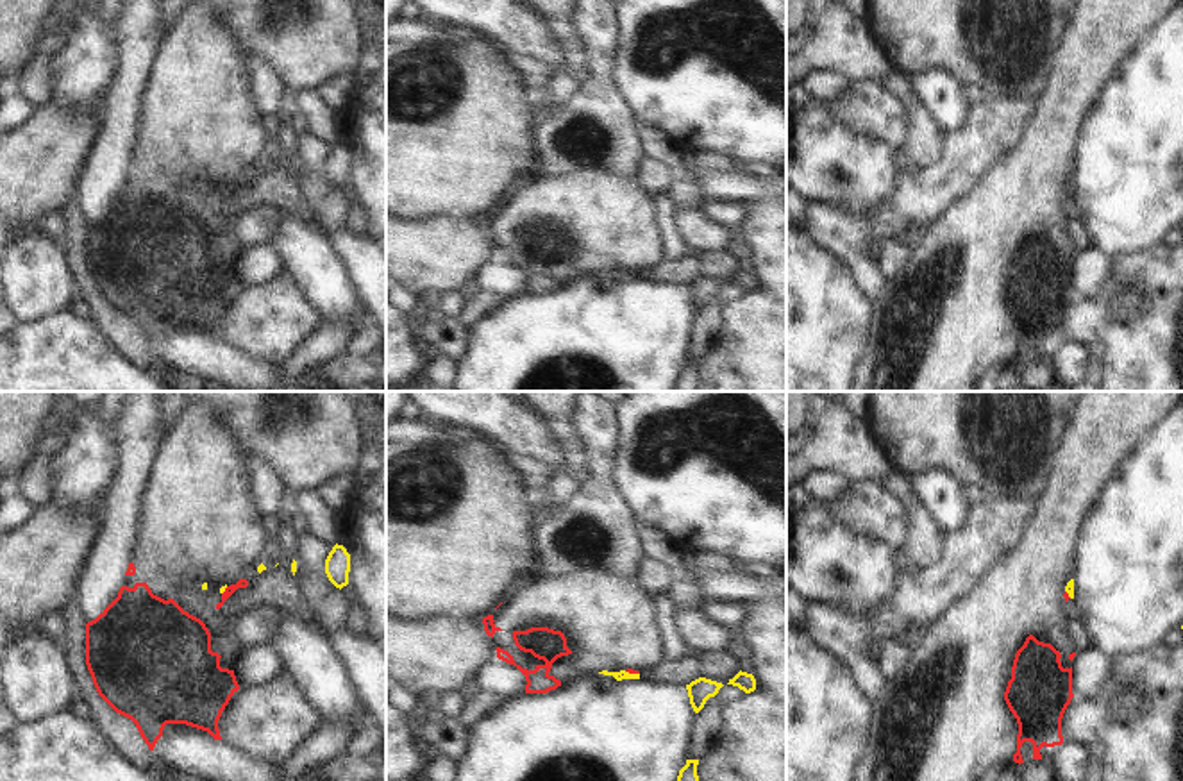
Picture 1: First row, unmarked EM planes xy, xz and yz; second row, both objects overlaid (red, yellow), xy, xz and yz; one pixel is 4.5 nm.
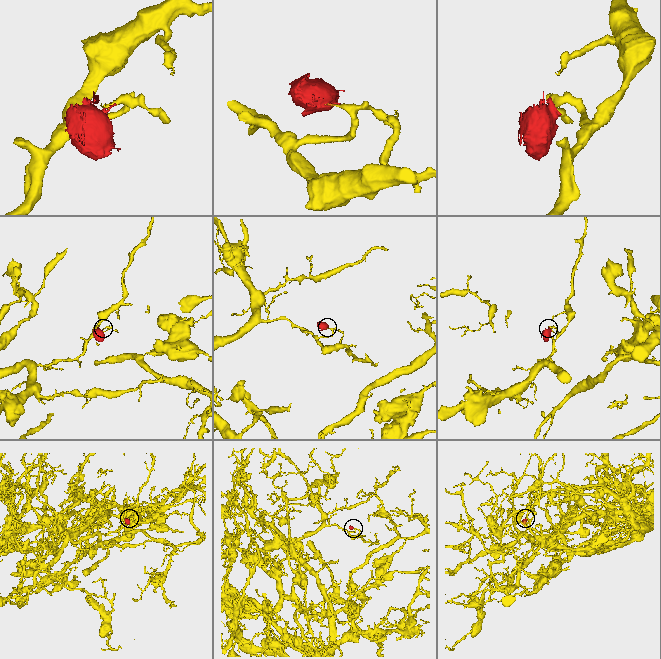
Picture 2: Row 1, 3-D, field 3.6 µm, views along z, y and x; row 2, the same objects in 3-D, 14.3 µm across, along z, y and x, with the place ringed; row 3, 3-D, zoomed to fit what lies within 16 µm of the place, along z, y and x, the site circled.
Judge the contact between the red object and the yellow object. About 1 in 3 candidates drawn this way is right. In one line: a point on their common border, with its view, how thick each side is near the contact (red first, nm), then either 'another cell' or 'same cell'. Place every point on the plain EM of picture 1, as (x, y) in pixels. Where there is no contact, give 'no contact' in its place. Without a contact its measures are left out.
meets red in xz at (631, 272); 20 nm thick on the red side, 50 nm on the other; another cell

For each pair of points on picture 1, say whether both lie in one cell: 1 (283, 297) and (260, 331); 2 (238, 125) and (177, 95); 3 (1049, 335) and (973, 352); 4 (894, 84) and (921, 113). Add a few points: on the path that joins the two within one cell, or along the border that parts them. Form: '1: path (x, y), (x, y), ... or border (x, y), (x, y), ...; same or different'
1: path (277, 306), (268, 322); same
2: path (224, 125), (208, 125), (192, 109); same
3: path (1030, 335), (992, 335); same
4: border (914, 93), (905, 100); different

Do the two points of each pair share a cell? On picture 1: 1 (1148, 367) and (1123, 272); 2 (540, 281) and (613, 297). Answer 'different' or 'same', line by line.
1: same
2: different

